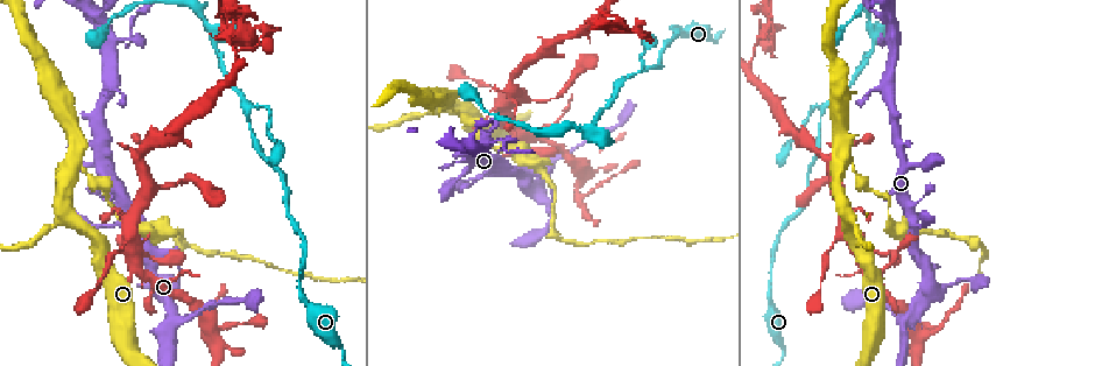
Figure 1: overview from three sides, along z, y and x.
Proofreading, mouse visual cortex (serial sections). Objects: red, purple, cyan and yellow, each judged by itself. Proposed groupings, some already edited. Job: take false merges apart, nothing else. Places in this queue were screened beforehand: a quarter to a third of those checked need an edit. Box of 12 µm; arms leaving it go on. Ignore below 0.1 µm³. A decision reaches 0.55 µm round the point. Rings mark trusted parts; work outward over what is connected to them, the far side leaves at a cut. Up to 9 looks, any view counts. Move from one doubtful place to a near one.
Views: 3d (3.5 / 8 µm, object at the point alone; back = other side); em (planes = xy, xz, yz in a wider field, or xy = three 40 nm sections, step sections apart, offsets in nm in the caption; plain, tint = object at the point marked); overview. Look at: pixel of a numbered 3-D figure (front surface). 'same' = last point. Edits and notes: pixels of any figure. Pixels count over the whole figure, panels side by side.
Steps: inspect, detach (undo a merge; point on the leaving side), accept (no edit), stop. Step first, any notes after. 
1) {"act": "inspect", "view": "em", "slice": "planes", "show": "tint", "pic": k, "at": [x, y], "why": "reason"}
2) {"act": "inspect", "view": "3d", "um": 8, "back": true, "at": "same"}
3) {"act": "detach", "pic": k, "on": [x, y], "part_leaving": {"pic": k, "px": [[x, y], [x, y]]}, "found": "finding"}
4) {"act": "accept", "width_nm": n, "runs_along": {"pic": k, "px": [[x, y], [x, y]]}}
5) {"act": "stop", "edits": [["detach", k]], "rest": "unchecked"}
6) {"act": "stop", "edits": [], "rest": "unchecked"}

{"act": "inspect", "view": "3d", "um": 3.5, "pic": 1, "at": [72, 158], "why": "side arm on a straight run"}

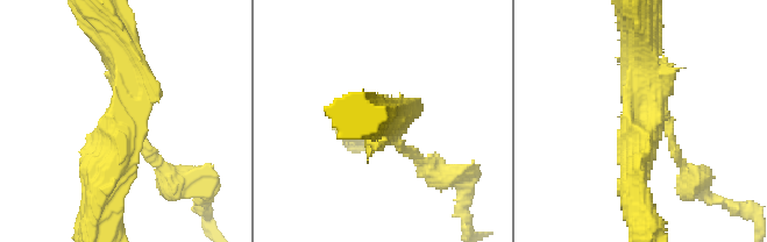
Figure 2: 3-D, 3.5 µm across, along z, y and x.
{"act": "inspect", "view": "em", "slice": "xy", "step": 3, "show": "tint", "pic": 2, "at": [644, 124], "why": "now the EM"}

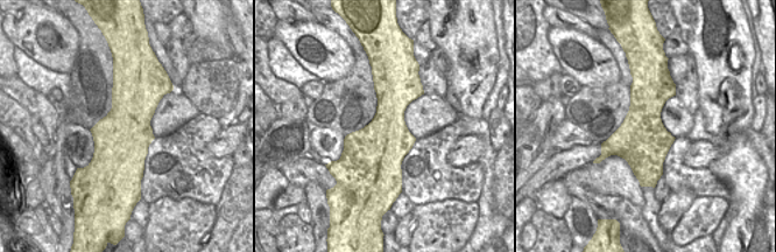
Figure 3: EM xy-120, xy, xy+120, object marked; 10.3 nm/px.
{"act": "detach", "pic": 2, "on": [149, 158], "found": "two cells meet here"}

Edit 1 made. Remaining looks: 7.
{"act": "inspect", "view": "3d", "um": 3.5, "pic": 1, "at": [583, 177], "why": "three-way junction"}

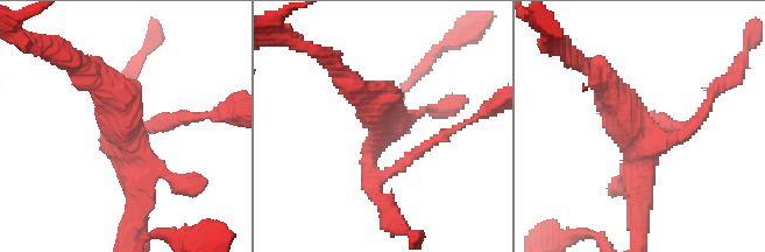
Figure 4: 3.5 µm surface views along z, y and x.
{"act": "inspect", "view": "em", "slice": "xy", "step": 5, "show": "tint", "pic": 4, "at": [382, 121]}

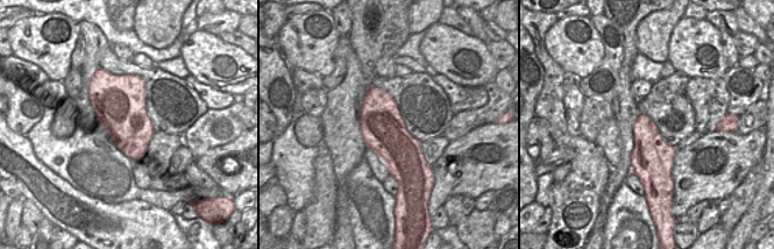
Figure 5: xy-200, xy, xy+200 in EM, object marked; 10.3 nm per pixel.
{"act": "accept", "runs_along": {"pic": 4, "px": [[597, 72], [636, 133], [684, 126]]}, "found": "one cell here"}

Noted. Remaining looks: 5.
{"act": "inspect", "view": "3d", "um": 8, "pic": 1, "at": [821, 154], "why": "a narrow waist"}

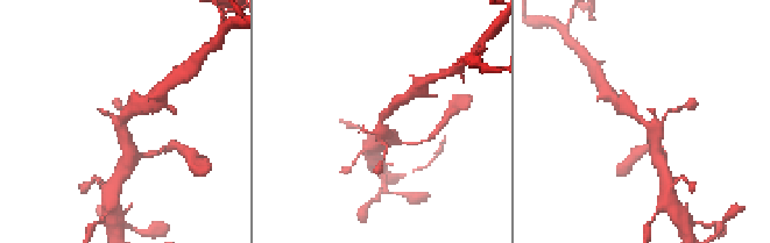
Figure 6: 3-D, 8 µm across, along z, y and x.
{"act": "inspect", "view": "3d", "um": 3.5, "back": true, "pic": 6, "at": [381, 122]}

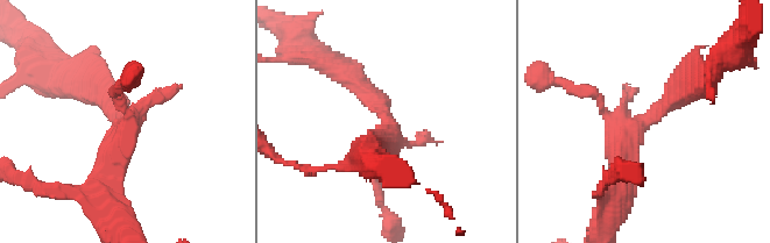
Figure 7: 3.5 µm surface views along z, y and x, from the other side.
{"act": "inspect", "view": "em", "slice": "planes", "show": "tint", "pic": 7, "at": [649, 117], "why": "now the EM"}

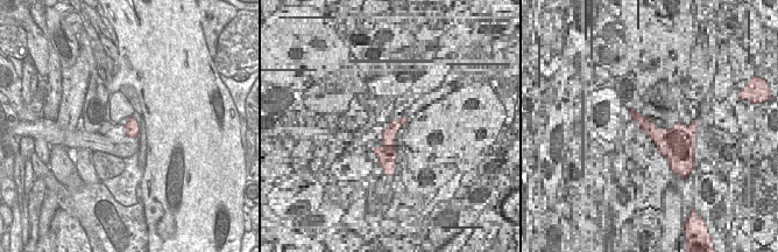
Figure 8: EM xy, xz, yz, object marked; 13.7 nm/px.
{"act": "accept", "runs_along": {"pic": 7, "px": [[620, 179], [626, 136], [698, 76]]}, "found": "all the same cell"}

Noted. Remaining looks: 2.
{"act": "inspect", "view": "3d", "um": 3.5, "pic": 1, "at": [764, 34], "why": "arms part here"}

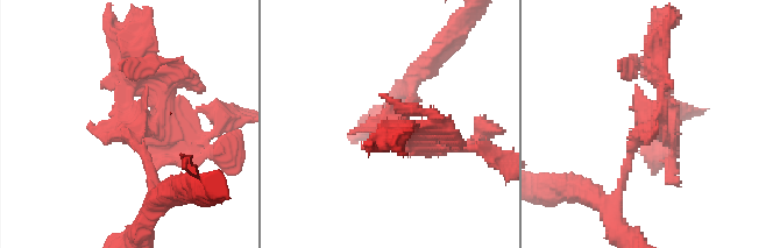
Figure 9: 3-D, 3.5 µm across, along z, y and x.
{"act": "inspect", "view": "em", "slice": "planes", "show": "tint", "pic": 9, "at": [136, 131]}

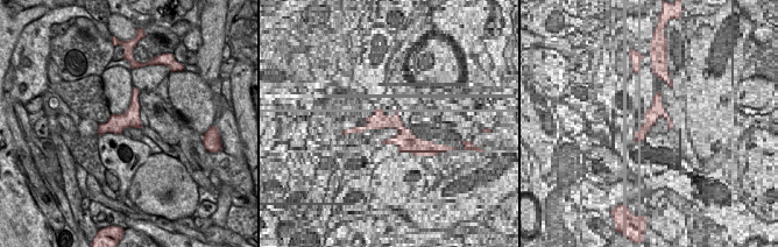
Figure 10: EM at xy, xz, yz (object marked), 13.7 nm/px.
{"act": "detach", "pic": 9, "on": [155, 151], "found": "two cells meet here"}

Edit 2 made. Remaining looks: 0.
{"act": "stop", "edits": [["detach", 2], ["detach", 9]], "rest": "unchecked"}

